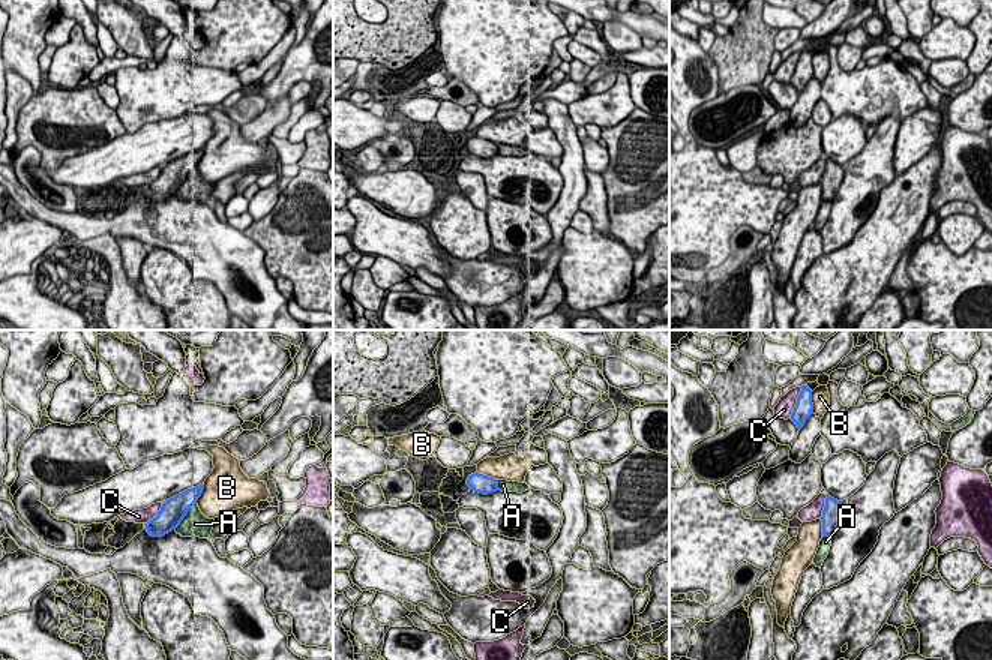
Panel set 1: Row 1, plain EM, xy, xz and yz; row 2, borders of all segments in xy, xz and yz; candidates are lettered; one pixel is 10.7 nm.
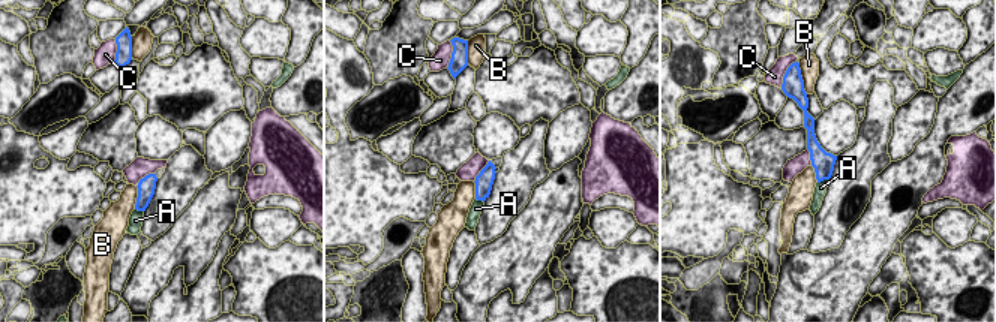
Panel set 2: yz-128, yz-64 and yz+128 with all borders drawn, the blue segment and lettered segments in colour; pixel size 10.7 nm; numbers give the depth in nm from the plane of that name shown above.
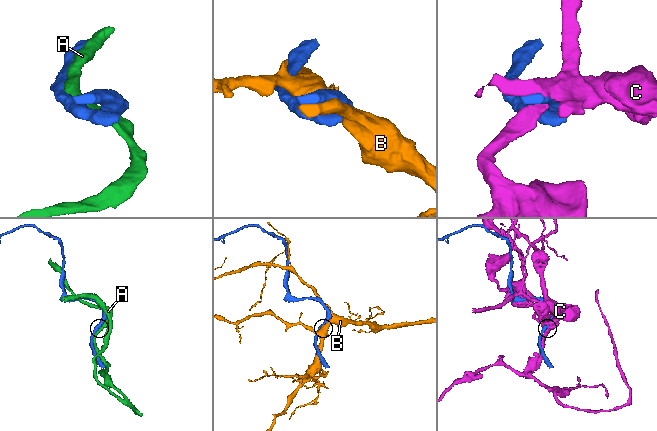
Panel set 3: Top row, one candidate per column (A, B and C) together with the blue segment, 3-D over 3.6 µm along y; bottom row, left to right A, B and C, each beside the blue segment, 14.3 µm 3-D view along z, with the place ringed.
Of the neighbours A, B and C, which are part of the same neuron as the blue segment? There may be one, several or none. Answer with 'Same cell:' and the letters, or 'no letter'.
Same cell: A

